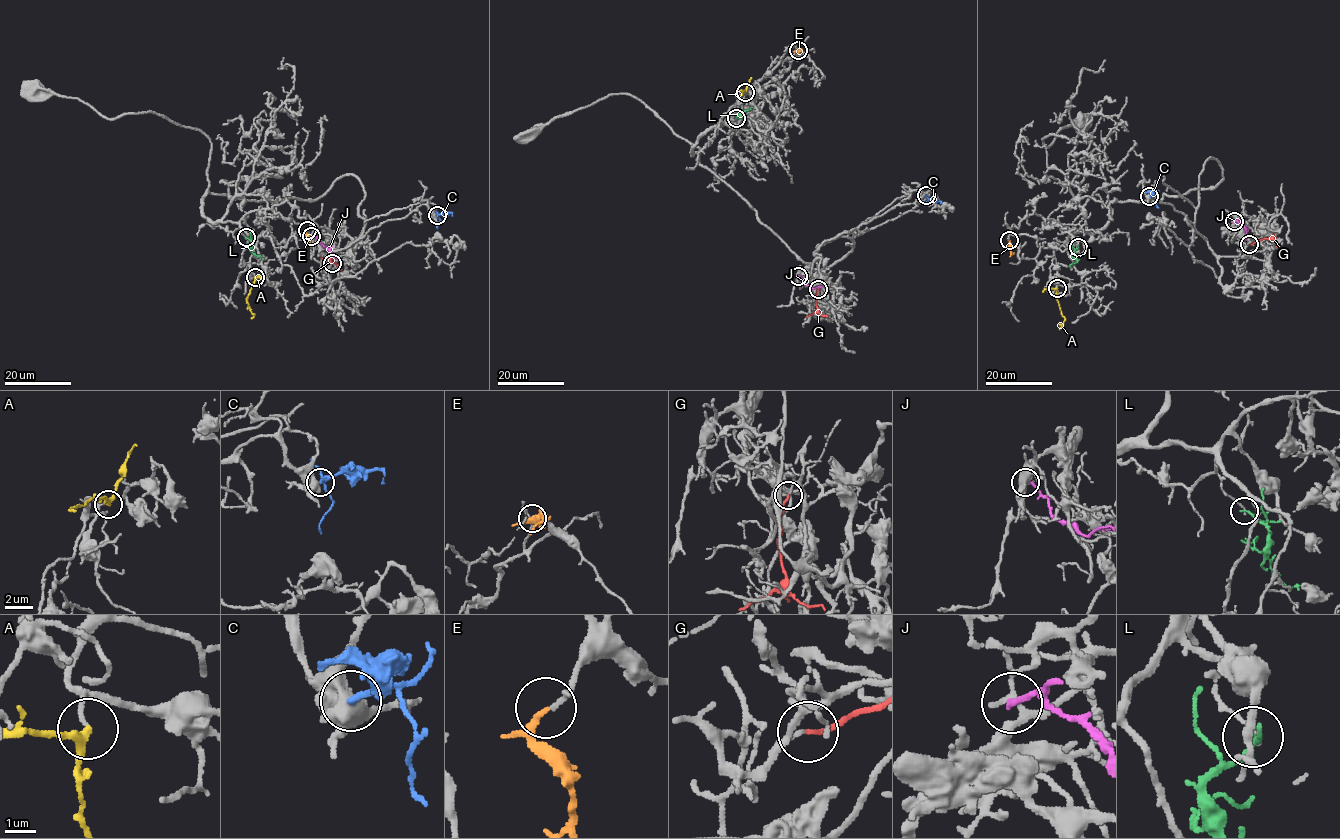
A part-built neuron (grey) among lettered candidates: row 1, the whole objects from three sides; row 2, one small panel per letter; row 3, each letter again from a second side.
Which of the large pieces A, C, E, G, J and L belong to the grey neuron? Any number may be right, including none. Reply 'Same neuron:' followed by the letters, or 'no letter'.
Same neuron: A, C, E

